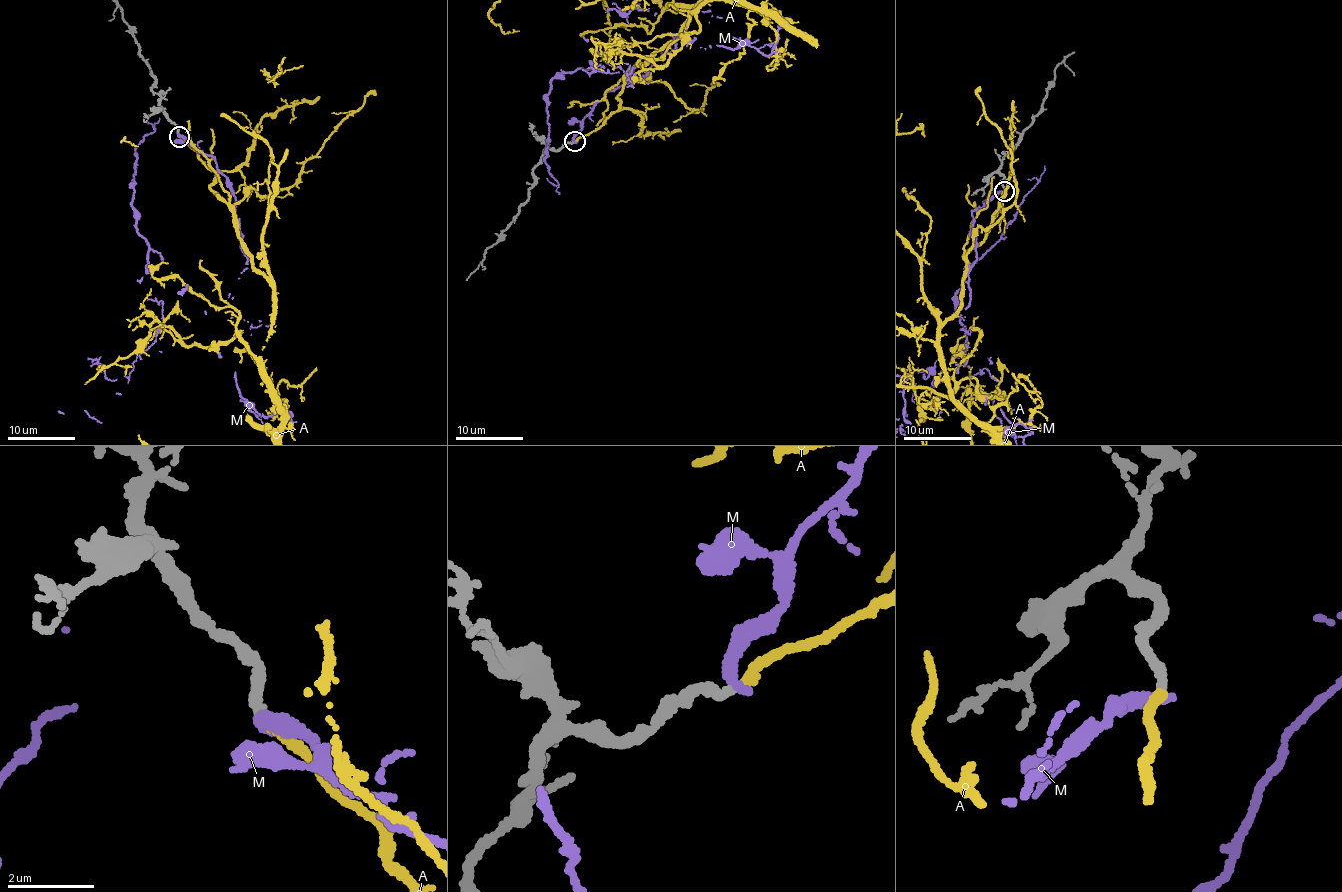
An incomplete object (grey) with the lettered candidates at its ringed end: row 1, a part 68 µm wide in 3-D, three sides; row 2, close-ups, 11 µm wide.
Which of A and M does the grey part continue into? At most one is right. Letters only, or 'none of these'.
A

